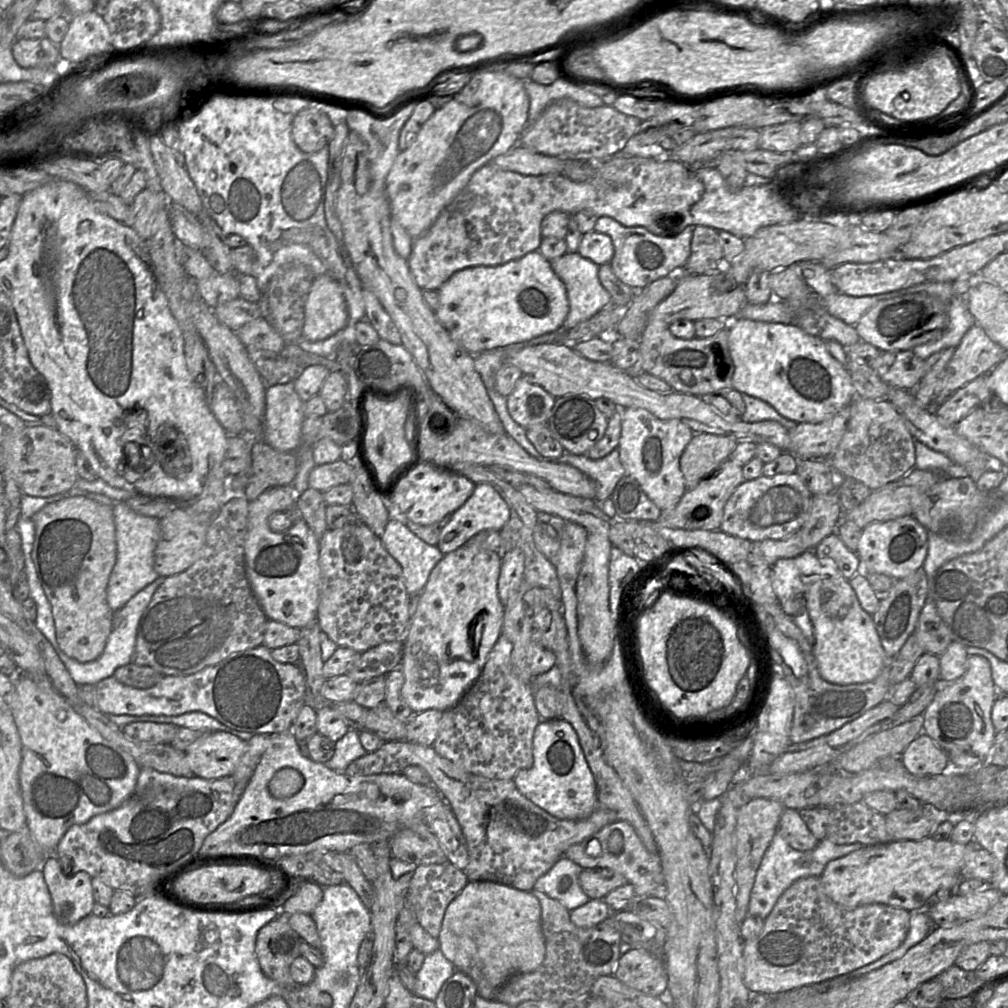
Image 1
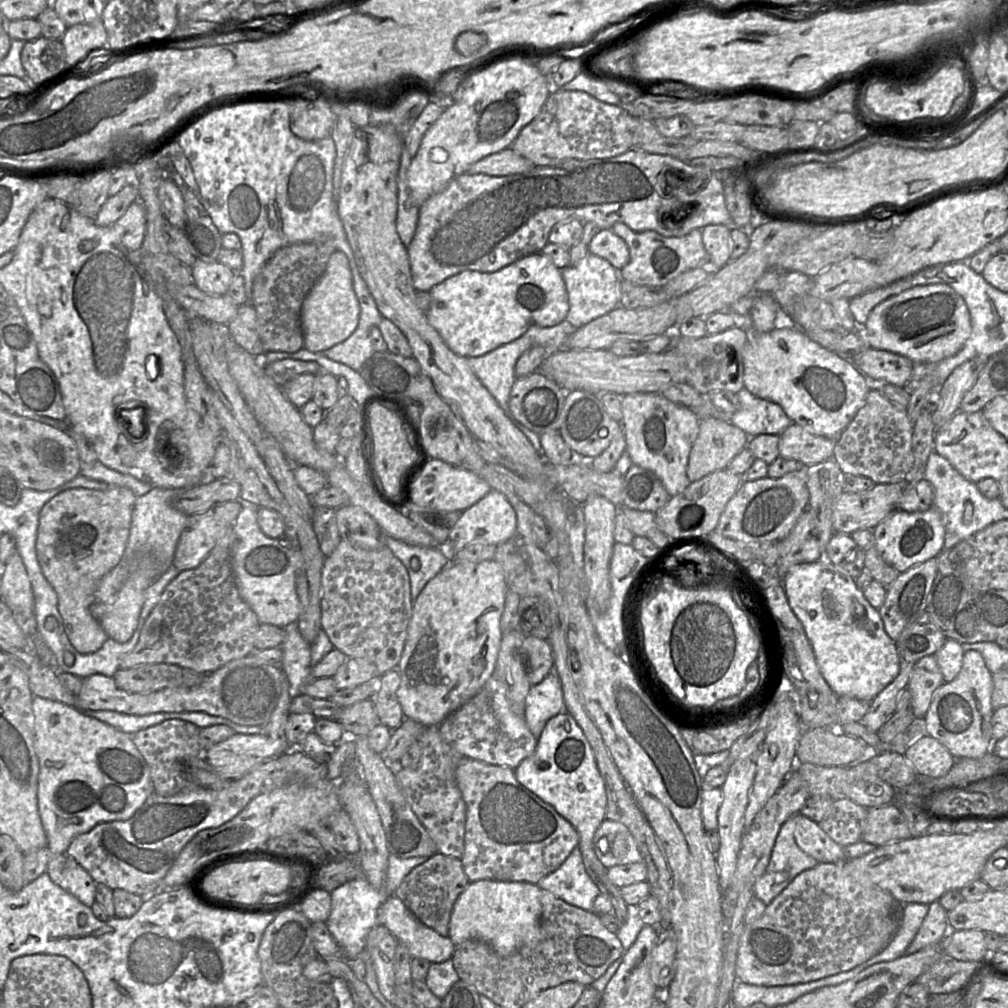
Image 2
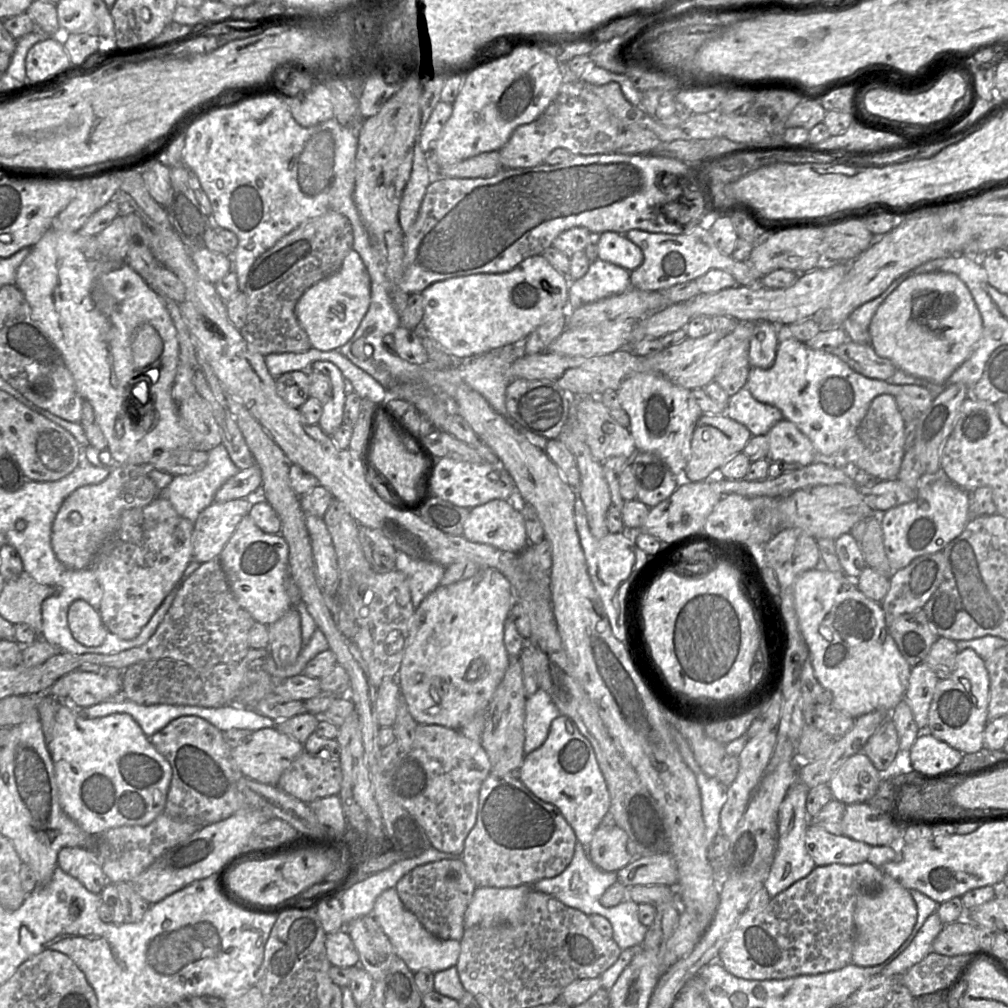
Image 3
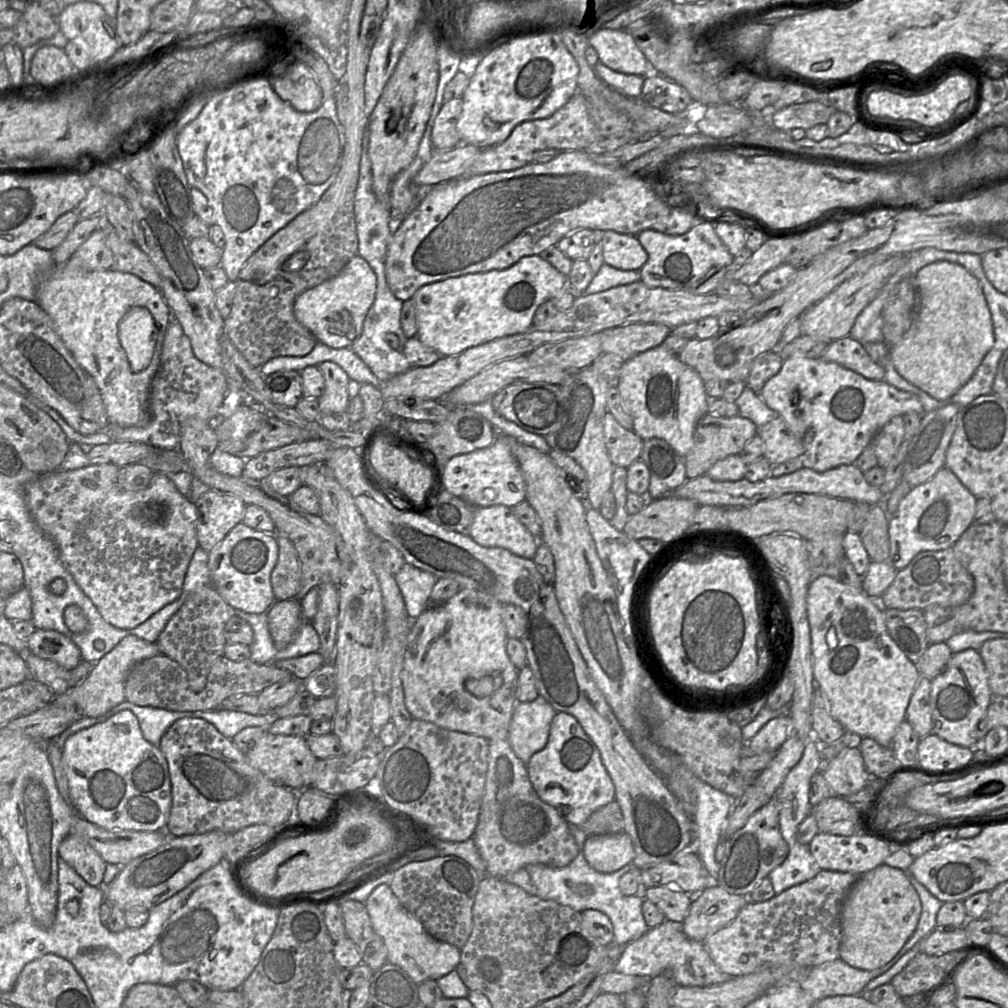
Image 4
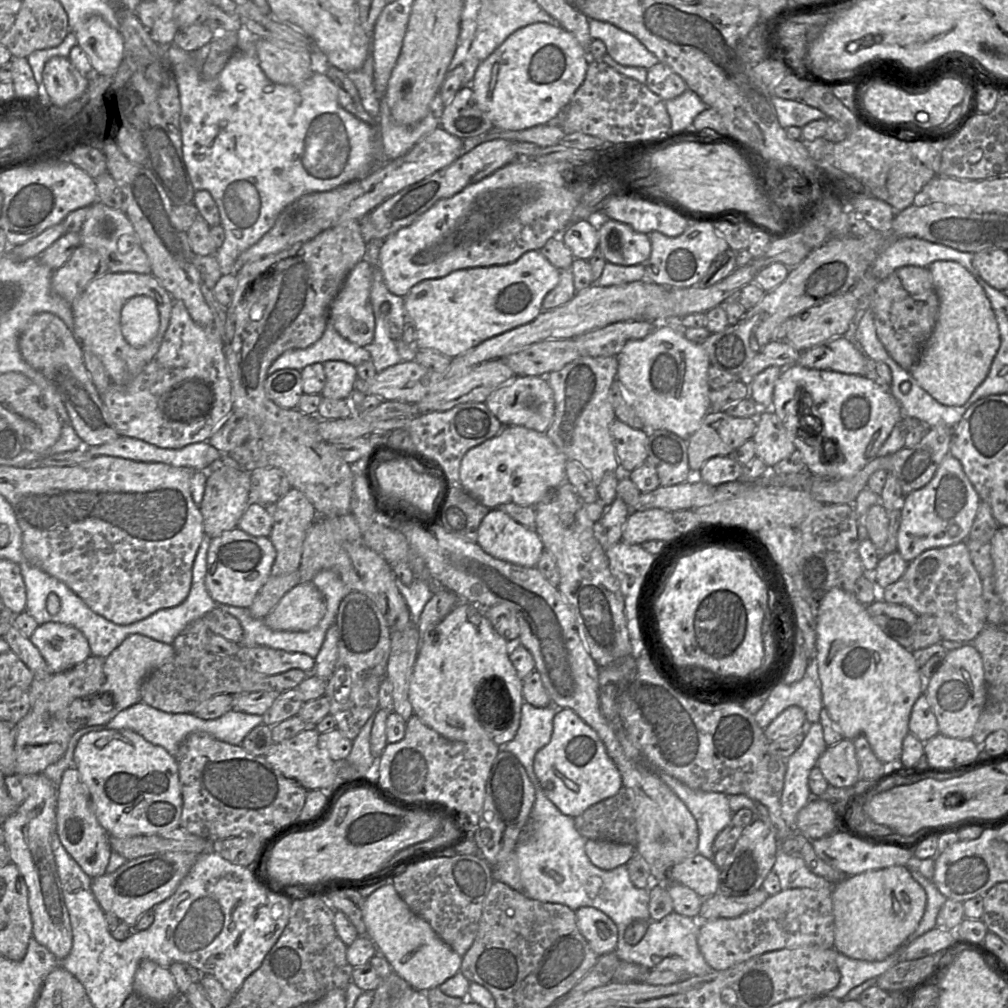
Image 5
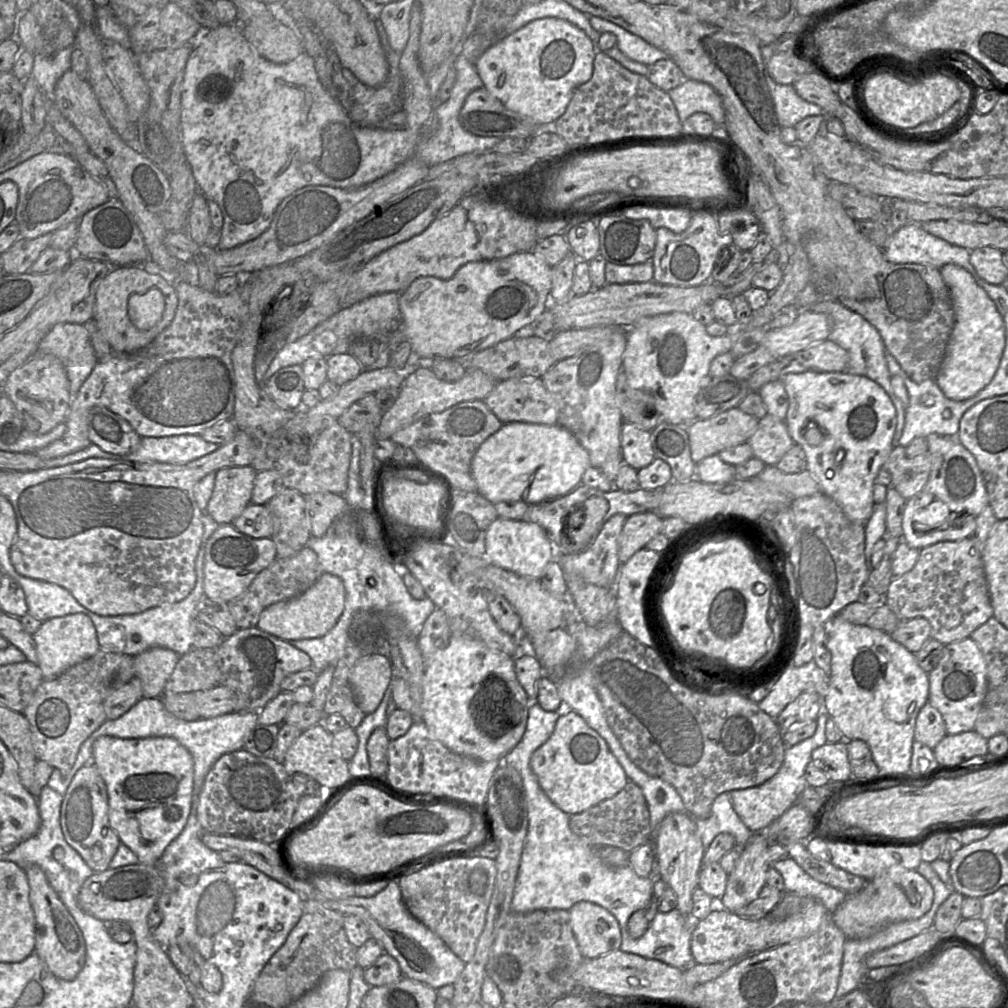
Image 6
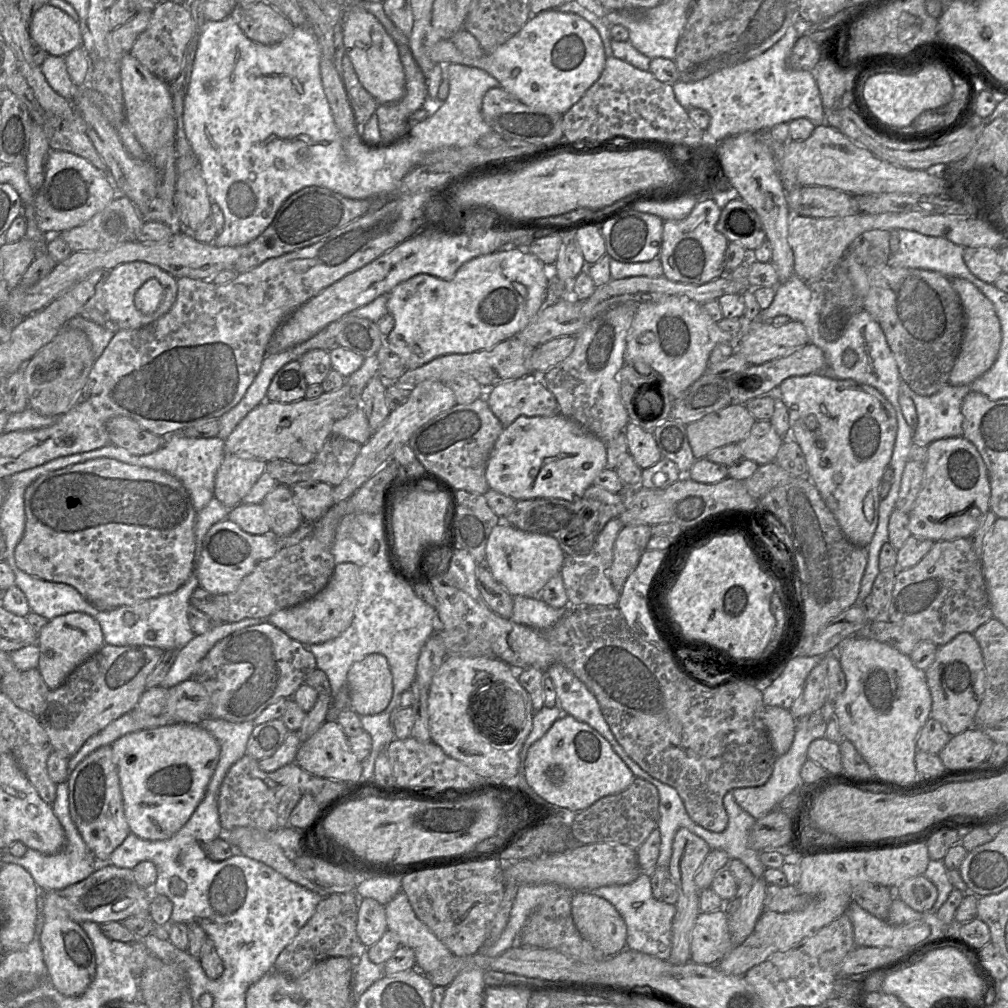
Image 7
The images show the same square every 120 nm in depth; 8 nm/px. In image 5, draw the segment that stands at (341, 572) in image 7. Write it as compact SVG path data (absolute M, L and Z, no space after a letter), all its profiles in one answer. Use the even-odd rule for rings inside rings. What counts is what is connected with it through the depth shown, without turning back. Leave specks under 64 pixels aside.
M311 581L288 591L263 620L273 630L308 631L321 621L325 612L323 595Z

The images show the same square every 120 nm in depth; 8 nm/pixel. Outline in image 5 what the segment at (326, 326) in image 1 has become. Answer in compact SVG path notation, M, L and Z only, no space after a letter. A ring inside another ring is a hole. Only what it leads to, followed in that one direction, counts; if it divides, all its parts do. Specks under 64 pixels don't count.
M365 259L358 262L348 273L340 291L329 308L329 322L348 341L367 346L374 338L375 319L370 303L373 268Z

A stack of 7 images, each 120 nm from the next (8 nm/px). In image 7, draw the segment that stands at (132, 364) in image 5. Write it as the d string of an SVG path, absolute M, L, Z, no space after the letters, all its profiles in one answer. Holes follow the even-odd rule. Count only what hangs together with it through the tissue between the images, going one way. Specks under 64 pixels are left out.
M142 261L127 262L118 265L110 270L104 286L104 297L106 303L106 315L109 321L117 329L138 329L152 323L164 314L166 314L173 306L177 297L177 278L161 269L160 267ZM149 279L157 279L164 288L164 298L159 307L151 314L144 314L134 304L136 291Z

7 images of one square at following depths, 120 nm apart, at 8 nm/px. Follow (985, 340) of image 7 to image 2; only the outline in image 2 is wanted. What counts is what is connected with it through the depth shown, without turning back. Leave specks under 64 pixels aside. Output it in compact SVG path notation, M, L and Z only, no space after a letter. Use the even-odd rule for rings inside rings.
M947 284L920 285L877 304L863 325L867 345L910 359L936 363L955 355L971 335L971 318L964 299Z

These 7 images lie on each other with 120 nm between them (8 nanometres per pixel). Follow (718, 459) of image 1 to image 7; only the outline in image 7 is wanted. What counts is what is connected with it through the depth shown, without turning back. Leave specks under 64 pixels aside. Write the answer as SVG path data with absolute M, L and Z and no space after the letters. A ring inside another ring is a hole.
M731 404L686 425L686 434L695 460L728 444L740 443L750 432L755 418L745 405Z

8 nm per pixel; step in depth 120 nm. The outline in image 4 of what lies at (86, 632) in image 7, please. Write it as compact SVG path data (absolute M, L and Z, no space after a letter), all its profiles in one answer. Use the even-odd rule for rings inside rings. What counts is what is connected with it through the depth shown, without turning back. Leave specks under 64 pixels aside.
M36 629L26 645L27 651L52 660L69 671L82 660L80 649L72 639L55 630Z

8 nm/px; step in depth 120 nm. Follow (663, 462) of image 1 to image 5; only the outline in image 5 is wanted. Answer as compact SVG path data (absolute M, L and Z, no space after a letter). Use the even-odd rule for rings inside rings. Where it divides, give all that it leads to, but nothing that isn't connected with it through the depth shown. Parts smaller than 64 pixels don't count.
M656 325L654 331L646 338L628 341L616 357L617 381L620 382L621 394L642 420L644 424L642 431L647 433L647 431L666 430L688 440L710 411L708 369L711 364L702 345L687 340L682 326L672 328Z

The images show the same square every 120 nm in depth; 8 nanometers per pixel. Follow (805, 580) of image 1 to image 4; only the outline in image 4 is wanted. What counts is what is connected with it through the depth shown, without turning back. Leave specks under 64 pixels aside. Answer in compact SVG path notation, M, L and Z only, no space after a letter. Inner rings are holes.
M830 576L813 580L807 592L807 616L810 626L813 655L813 674L817 686L828 703L830 714L847 733L869 737L884 747L891 747L897 727L905 720L906 710L921 677L917 665L912 663L890 637L884 610L862 589L856 589Z

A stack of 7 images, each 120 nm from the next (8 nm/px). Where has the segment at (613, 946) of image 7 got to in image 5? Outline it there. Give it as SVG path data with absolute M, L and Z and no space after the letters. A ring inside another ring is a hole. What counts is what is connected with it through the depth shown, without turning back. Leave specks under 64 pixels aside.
M593 907L575 911L579 931L599 956L613 952L618 944L616 924L603 912Z

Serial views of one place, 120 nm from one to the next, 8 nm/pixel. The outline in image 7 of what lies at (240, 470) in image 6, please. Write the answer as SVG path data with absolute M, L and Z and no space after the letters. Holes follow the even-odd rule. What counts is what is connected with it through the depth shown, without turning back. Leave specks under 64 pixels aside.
M225 455L216 474L214 497L228 509L242 503L266 466L263 460Z

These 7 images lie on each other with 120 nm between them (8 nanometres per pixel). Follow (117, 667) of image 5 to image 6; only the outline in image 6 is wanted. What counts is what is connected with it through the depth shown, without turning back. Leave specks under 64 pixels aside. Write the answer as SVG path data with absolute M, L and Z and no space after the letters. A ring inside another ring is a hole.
M152 647L133 657L134 675L142 685L143 698L160 698L179 660L173 650Z

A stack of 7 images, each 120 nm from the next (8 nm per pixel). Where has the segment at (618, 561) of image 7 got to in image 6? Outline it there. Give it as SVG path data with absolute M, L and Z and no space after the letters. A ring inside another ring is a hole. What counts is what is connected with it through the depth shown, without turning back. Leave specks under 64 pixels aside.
M652 511L632 514L626 518L619 536L618 557L621 564L662 532L663 519Z

